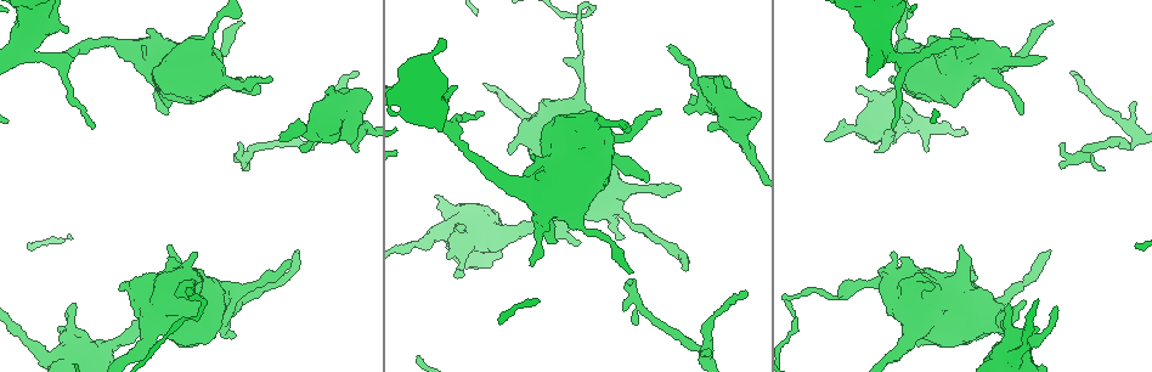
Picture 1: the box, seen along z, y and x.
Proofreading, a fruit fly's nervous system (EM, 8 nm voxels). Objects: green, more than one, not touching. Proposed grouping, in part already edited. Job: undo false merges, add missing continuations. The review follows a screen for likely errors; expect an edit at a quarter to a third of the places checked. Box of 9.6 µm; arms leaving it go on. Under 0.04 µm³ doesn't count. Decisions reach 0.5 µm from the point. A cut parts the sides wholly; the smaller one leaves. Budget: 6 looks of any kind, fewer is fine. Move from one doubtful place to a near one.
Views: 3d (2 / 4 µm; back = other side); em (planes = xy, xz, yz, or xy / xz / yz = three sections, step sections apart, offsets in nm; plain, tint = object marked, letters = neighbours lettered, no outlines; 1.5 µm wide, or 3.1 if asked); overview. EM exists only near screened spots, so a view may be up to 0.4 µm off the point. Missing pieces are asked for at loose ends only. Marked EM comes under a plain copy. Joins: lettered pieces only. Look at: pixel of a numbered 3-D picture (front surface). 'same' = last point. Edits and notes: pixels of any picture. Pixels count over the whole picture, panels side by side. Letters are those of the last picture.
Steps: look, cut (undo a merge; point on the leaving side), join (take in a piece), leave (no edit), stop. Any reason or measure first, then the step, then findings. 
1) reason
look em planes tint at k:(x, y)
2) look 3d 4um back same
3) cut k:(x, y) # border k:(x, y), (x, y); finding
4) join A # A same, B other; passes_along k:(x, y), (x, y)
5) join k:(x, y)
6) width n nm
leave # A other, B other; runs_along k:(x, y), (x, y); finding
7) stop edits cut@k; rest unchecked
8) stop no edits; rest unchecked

look em yz step 4 tint at 1:(582, 226)

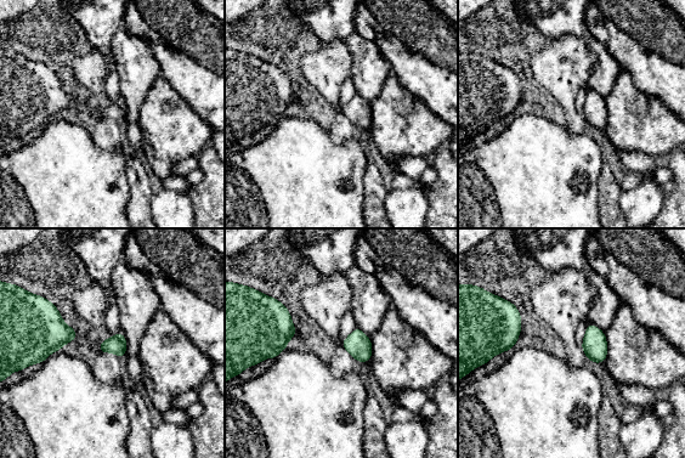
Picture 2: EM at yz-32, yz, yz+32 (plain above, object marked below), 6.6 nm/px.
another direction
look em planes tint same

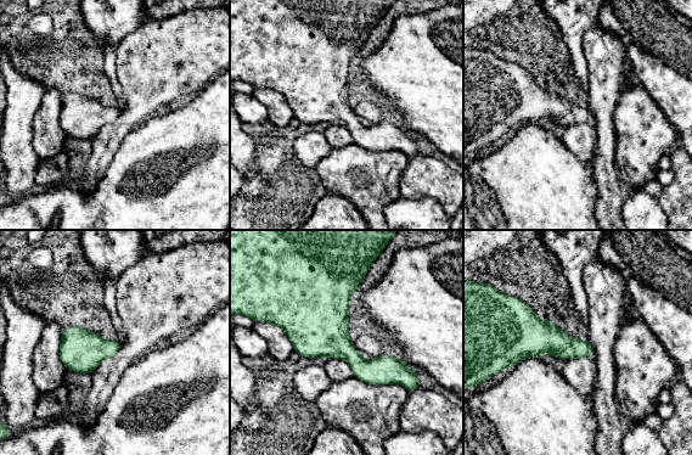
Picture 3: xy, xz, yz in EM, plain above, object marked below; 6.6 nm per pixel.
what lies round it
look em planes letters same

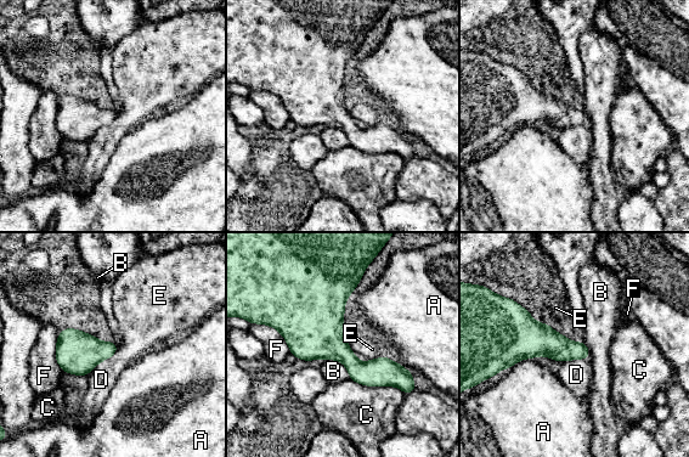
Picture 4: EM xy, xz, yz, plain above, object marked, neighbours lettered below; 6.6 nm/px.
width 170 nm; longest_contact C 400 nm
leave # A other, B other, C other, D other, E other, F other; all the same neuron

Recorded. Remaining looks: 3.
free end
look em xz step 8 tint at 1:(328, 91)

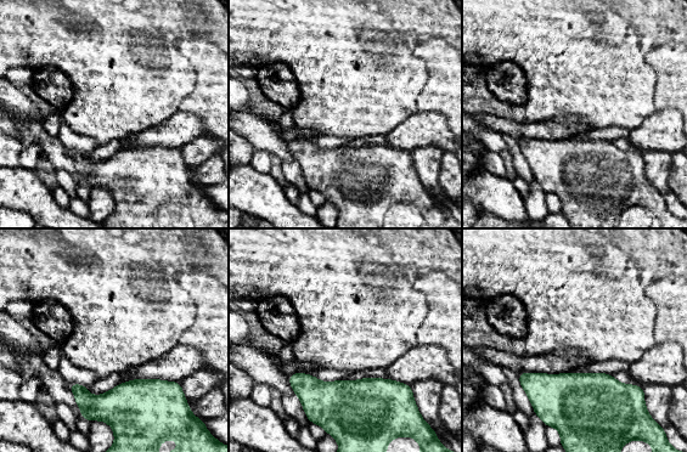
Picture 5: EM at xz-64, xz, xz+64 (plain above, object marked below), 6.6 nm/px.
look em planes tint same

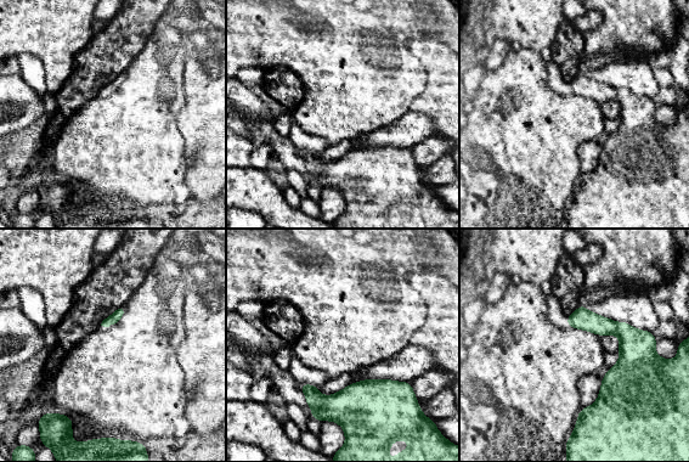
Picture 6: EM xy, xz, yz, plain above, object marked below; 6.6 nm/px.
see the neighbours
look em planes letters same

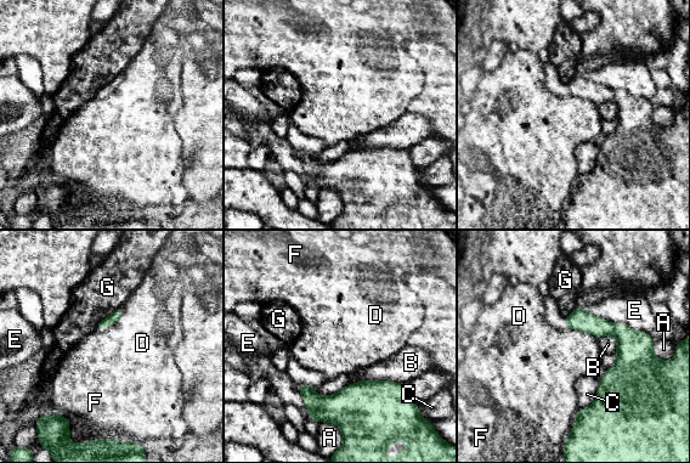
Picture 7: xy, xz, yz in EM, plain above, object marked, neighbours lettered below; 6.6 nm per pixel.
leave # A other, B other, C other, D other, E other, F other, G other; border 7:(578, 304), (597, 316), (649, 333); no lettered piece goes on from it

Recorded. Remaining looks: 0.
stop no edits; rest unchecked

